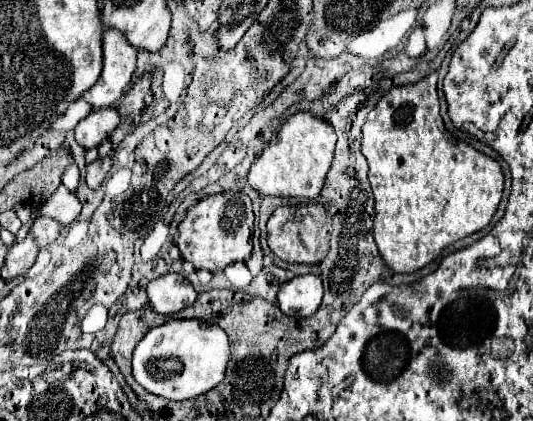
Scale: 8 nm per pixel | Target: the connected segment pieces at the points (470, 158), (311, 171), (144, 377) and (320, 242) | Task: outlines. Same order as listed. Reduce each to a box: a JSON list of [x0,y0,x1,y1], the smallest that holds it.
[[361,72,501,274],[247,112,335,200],[133,318,231,400],[267,204,331,264]]

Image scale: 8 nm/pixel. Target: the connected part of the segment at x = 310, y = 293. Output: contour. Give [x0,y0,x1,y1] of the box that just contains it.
[277,274,323,318]

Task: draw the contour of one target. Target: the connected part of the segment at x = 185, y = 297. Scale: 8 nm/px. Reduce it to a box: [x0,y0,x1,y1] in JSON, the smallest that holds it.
[147,274,197,314]

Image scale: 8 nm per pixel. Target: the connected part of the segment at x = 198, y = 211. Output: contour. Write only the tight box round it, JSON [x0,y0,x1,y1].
[177,192,253,272]

